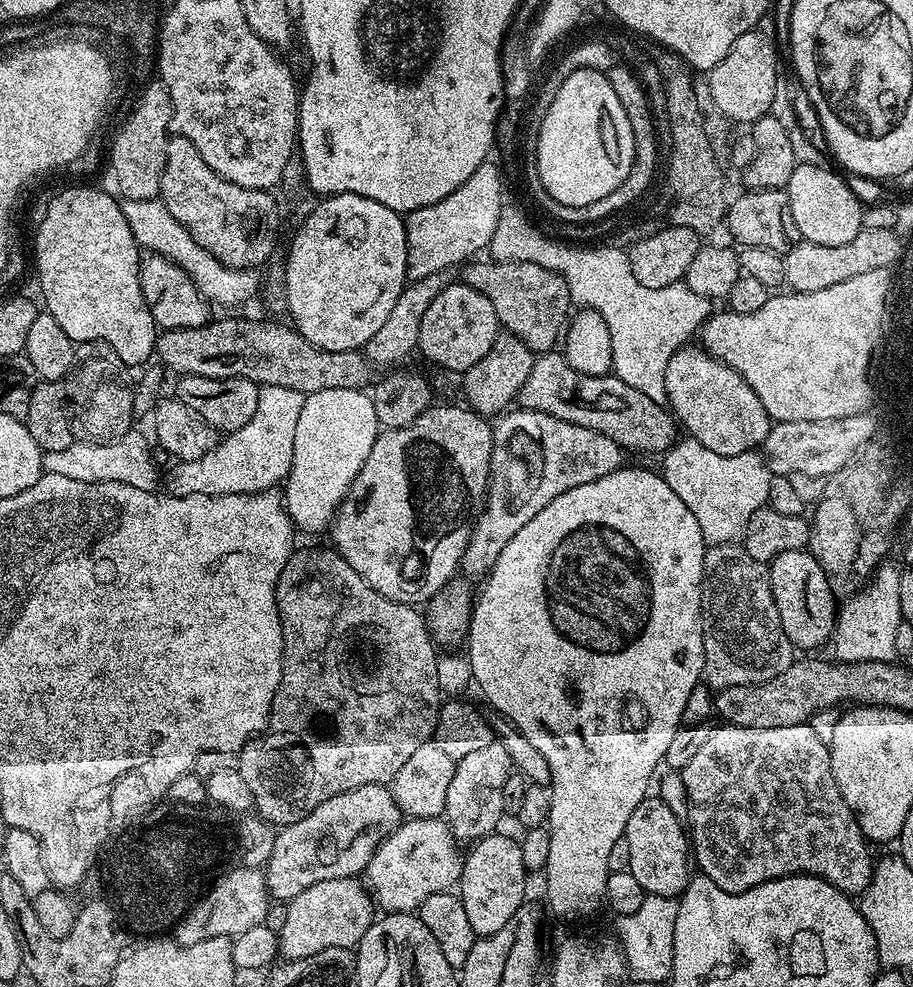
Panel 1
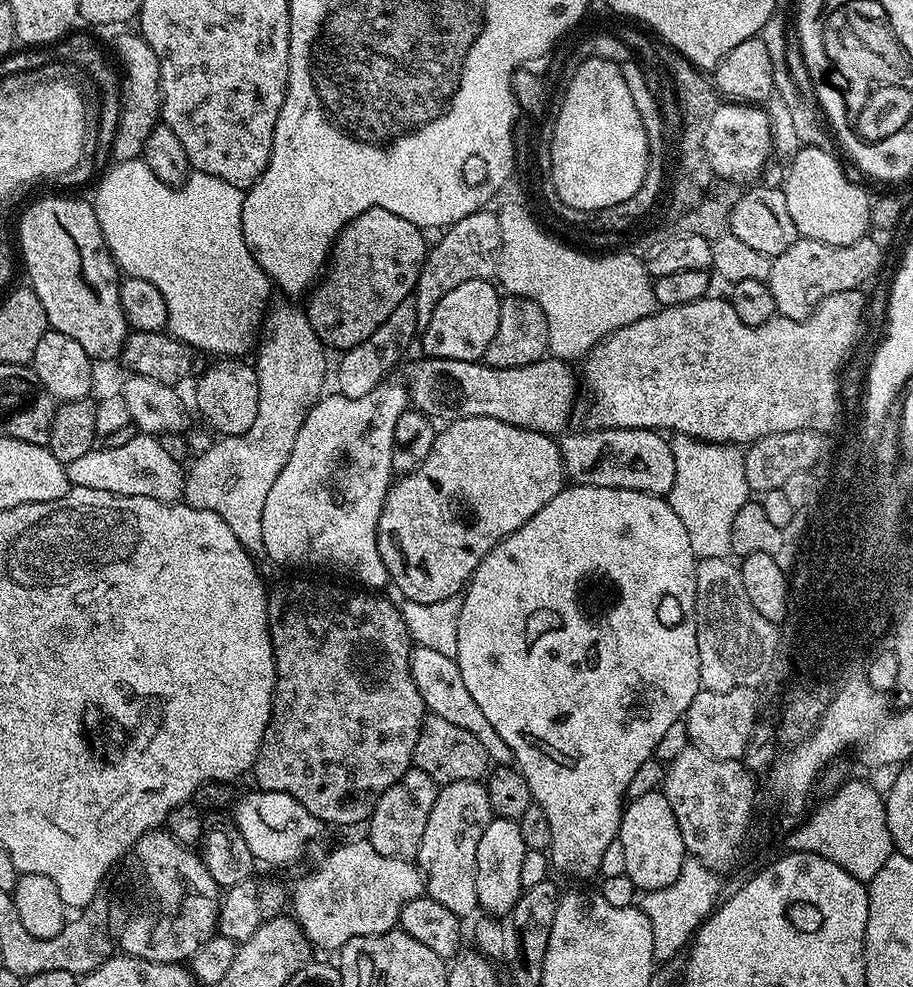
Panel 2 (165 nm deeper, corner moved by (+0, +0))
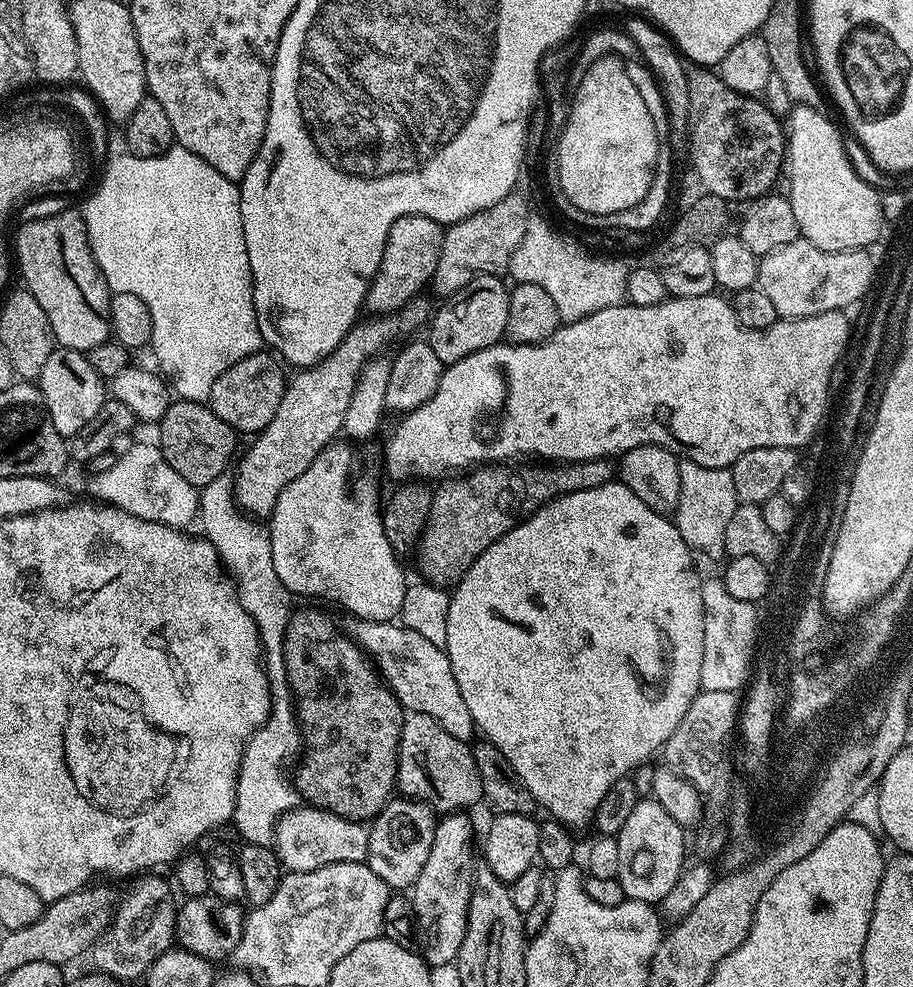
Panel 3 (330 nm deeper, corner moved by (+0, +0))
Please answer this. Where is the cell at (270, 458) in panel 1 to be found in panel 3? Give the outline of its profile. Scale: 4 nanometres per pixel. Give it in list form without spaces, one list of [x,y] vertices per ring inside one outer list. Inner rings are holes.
[[[227,475],[219,476],[205,488],[199,489],[199,494],[198,524],[204,527],[203,539],[214,546],[227,575],[234,581],[235,594],[242,610],[250,614],[260,632],[260,643],[267,649],[262,659],[266,665],[268,684],[272,687],[272,711],[268,714],[268,721],[250,737],[244,747],[240,772],[236,775],[236,805],[232,811],[231,823],[236,824],[236,832],[241,836],[241,841],[268,844],[273,839],[276,821],[298,804],[295,787],[280,777],[280,764],[286,763],[292,755],[295,757],[302,748],[302,733],[300,725],[296,723],[296,709],[292,691],[288,688],[284,654],[281,651],[290,615],[290,594],[282,586],[278,570],[274,570],[267,531],[261,525],[259,528],[256,525],[259,523],[245,515],[236,503],[233,481]]]

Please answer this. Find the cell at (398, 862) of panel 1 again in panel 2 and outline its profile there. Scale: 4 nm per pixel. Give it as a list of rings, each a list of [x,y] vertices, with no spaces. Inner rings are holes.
[[[360,838],[354,842],[350,842],[334,852],[330,853],[320,864],[320,869],[313,876],[304,876],[296,884],[296,889],[293,887],[290,892],[290,912],[294,917],[300,929],[304,931],[304,937],[309,944],[320,948],[332,948],[338,950],[346,942],[350,942],[350,938],[355,936],[373,936],[374,934],[382,934],[383,932],[393,931],[400,923],[400,911],[402,906],[406,906],[406,902],[410,902],[414,898],[418,898],[425,891],[425,878],[411,859],[400,859],[398,857],[390,857],[388,855],[380,855],[374,846],[366,838]]]

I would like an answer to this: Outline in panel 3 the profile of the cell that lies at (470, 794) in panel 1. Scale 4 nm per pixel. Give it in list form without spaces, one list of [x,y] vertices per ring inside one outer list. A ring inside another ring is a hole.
[[[449,813],[437,821],[430,854],[410,890],[417,941],[429,967],[455,961],[467,928],[474,863],[470,848],[472,828],[466,817],[465,813]]]

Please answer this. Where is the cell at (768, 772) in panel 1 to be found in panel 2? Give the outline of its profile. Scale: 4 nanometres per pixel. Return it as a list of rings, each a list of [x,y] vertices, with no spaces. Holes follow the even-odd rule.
[[[689,747],[667,765],[662,791],[666,802],[670,802],[670,810],[674,810],[674,818],[678,818],[685,853],[693,860],[701,860],[712,871],[731,871],[729,861],[733,853],[737,853],[737,845],[749,816],[749,801],[752,800],[747,777],[743,777],[735,765],[708,764],[705,755]]]

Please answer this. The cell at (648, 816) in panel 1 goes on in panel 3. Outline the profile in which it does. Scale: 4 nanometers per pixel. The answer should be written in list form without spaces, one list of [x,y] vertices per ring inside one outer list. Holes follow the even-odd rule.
[[[640,798],[630,813],[630,818],[616,834],[618,842],[618,879],[625,897],[655,905],[678,882],[686,867],[684,861],[685,829],[681,828],[654,798]]]

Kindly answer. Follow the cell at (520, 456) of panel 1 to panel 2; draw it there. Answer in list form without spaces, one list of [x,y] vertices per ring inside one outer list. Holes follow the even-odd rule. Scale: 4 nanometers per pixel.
[[[592,428],[587,431],[565,435],[565,440],[559,441],[564,471],[573,485],[625,488],[667,497],[674,486],[674,454],[671,443],[659,431],[651,428]]]

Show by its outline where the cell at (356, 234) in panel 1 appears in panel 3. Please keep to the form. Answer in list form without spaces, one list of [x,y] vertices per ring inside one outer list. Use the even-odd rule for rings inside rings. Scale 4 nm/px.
[[[403,216],[398,218],[390,226],[386,246],[382,254],[380,270],[376,277],[372,279],[372,289],[368,291],[366,308],[372,314],[395,314],[404,307],[405,304],[412,303],[421,295],[423,288],[429,287],[434,270],[438,266],[438,254],[442,250],[445,229],[436,220],[431,220],[425,216]]]

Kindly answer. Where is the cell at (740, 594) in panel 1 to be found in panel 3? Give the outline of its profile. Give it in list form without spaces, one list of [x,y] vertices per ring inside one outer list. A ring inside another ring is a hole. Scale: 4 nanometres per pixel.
[[[705,579],[702,583],[702,606],[704,607],[704,649],[702,650],[702,674],[700,687],[705,692],[726,690],[739,693],[749,683],[753,671],[754,657],[750,650],[755,648],[756,604],[733,598],[726,590],[723,579]]]

